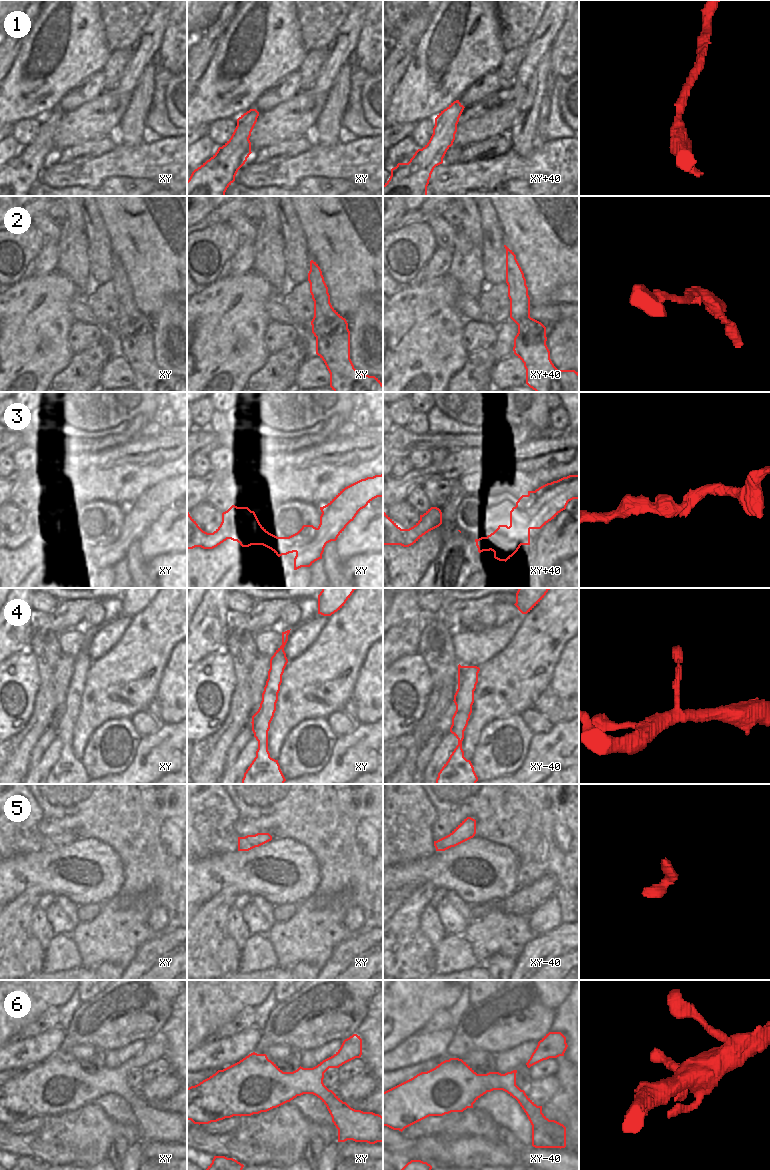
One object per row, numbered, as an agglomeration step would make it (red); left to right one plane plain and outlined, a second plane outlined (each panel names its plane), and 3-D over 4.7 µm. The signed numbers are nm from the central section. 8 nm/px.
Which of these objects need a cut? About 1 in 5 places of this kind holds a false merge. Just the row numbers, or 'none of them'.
2

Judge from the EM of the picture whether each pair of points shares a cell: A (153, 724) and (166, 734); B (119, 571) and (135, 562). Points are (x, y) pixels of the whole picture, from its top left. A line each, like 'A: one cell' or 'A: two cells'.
A: two cells
B: two cells

